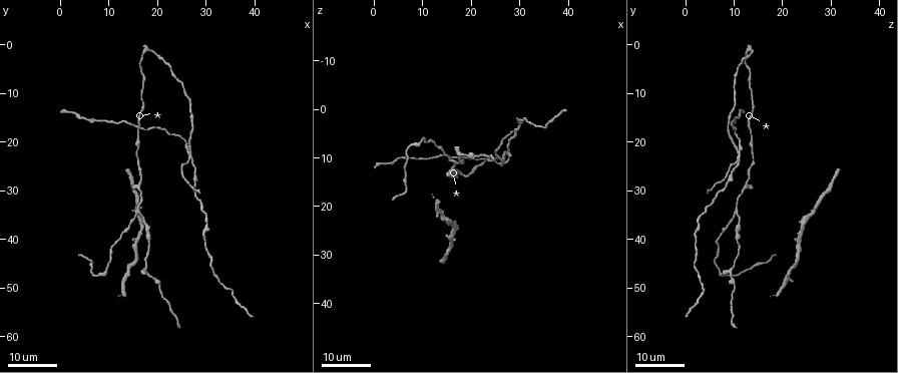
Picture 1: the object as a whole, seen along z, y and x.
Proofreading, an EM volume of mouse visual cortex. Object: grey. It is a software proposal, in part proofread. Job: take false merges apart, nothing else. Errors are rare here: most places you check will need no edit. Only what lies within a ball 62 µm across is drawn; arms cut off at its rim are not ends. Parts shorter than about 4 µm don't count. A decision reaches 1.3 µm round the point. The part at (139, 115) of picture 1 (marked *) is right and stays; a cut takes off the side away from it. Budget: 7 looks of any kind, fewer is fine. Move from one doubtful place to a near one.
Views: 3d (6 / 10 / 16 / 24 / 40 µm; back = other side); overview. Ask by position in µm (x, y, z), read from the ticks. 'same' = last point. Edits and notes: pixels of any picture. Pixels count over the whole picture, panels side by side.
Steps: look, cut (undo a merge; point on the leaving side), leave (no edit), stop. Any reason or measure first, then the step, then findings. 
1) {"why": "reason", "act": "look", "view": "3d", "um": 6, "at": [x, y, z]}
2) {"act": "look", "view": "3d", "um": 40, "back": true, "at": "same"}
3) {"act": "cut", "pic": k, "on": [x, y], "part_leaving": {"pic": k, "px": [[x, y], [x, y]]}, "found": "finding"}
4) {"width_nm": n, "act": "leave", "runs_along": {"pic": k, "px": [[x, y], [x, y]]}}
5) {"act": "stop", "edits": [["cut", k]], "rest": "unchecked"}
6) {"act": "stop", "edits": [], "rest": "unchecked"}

{"why": "a fork", "act": "look", "view": "3d", "um": 16, "at": [26.5, 21.5, 11.0]}

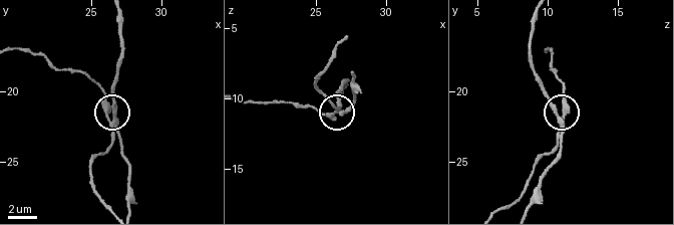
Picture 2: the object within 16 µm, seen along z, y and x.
{"why": "zoom in", "act": "look", "view": "3d", "um": 6, "at": [26.2, 22.0, 11.0]}

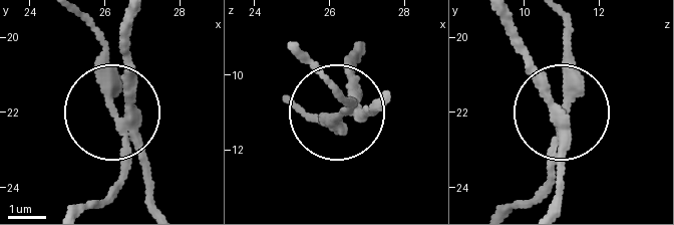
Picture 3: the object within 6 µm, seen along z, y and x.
{"act": "cut", "pic": 3, "on": [106, 76], "part_leaving": {"pic": 3, "px": [[123, 129], [107, 55], [75, 17]]}, "found": "a second cell is stuck on"}

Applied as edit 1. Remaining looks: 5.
{"why": "sudden change in width", "act": "look", "view": "3d", "um": 16, "at": [27.5, 26.5, 9.5]}

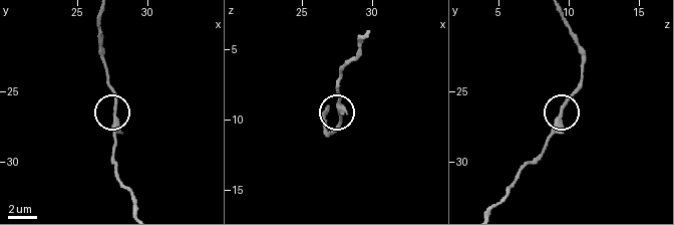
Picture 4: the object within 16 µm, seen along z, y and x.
{"act": "look", "view": "3d", "um": 10, "at": [27.8, 26.4, 9.4]}

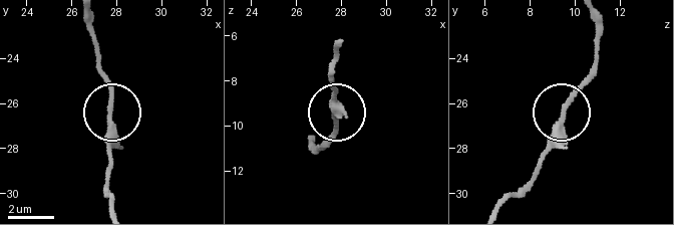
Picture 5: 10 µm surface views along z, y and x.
{"why": "from behind", "act": "look", "view": "3d", "um": 10, "back": true, "at": [27.6, 26.3, 9.5]}

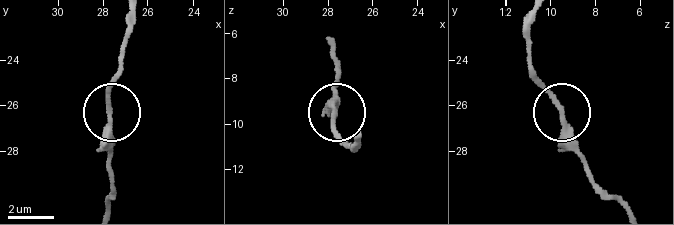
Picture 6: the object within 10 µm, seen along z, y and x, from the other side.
{"width_nm": 250, "act": "leave", "runs_along": {"pic": 6, "px": [[536, 16], [531, 61], [582, 169]]}, "found": "all the same cell"}

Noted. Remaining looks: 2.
{"why": "branch point", "act": "look", "view": "3d", "um": 24, "at": [15.5, 34.5, 10.0]}

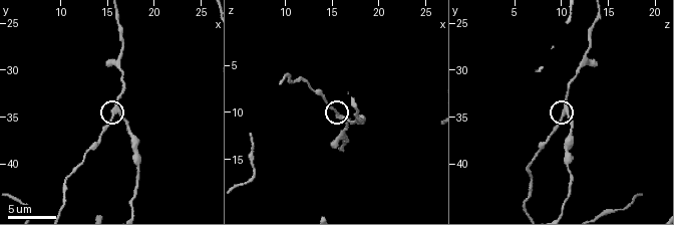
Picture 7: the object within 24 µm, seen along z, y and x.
{"act": "look", "view": "3d", "um": 6, "at": [15.8, 34.4, 10.6]}

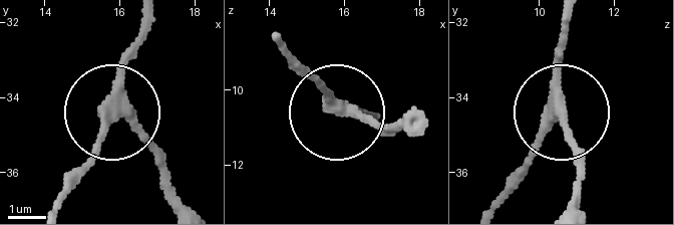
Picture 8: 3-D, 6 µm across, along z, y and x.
{"side_arm_um": 30, "act": "leave", "runs_along": {"pic": 8, "px": [[569, 22], [562, 128], [581, 182]]}, "found": "one cell here"}

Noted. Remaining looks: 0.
{"act": "stop", "edits": [["cut", 3]], "rest": "unchecked"}

